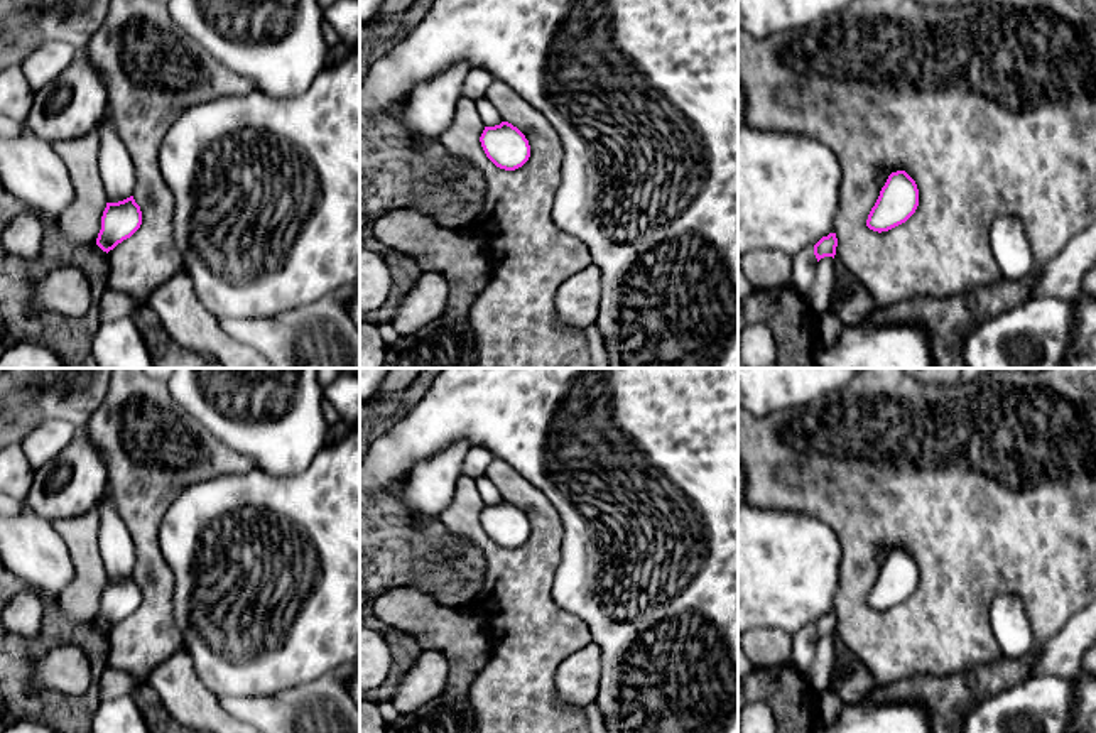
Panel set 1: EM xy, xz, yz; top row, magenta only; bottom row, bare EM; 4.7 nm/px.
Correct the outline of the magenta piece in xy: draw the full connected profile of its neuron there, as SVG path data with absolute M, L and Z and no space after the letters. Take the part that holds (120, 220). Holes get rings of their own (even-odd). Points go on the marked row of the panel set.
M133 196L118 203L106 203L96 245L108 253L118 243L130 238L140 225L142 211Z

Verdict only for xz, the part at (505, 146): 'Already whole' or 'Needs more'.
Already whole

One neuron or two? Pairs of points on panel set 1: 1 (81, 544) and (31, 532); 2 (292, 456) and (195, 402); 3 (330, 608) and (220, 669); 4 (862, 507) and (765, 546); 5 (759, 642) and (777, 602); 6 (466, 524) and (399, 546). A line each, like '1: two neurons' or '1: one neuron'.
1: two neurons
2: one neuron
3: one neuron
4: two neurons
5: two neurons
6: two neurons

